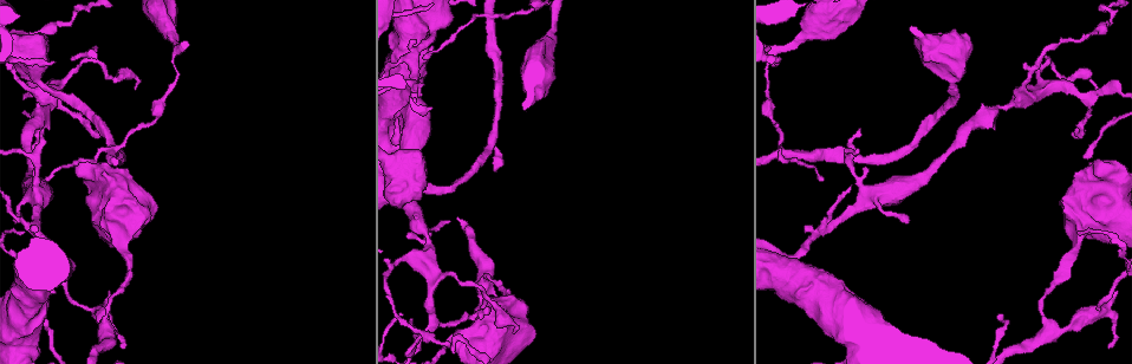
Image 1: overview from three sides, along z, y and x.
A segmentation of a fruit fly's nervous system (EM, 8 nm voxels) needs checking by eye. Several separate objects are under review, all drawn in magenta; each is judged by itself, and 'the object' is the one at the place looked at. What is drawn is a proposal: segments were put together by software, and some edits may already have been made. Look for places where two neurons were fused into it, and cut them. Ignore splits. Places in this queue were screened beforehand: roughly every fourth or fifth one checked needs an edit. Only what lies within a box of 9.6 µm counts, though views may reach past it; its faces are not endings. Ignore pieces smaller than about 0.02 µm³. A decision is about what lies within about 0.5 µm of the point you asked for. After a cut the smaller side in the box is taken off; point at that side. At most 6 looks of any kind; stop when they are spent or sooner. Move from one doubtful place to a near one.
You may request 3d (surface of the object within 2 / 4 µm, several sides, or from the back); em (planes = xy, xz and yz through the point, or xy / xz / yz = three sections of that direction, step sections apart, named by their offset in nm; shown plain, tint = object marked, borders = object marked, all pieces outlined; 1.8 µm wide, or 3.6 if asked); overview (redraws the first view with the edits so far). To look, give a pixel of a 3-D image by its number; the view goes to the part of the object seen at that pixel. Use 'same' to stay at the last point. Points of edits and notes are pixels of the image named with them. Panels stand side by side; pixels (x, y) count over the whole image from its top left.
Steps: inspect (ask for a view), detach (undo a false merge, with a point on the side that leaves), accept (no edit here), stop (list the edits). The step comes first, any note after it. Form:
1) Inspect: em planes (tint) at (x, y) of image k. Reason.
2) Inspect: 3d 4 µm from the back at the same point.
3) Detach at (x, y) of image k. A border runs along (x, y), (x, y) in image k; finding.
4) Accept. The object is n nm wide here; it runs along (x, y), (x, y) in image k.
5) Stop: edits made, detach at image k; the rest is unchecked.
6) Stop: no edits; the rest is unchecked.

Inspect: 3d 4 µm at (825, 227) of image 1. Side arm on a straight run.

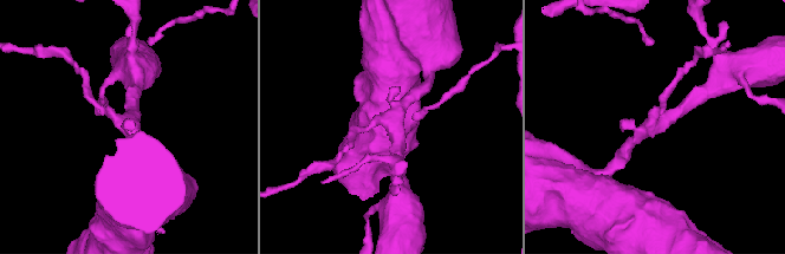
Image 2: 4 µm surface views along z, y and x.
Inspect: em planes (tint) at (653, 124) of image 2. 3 arms meet here; now the EM.

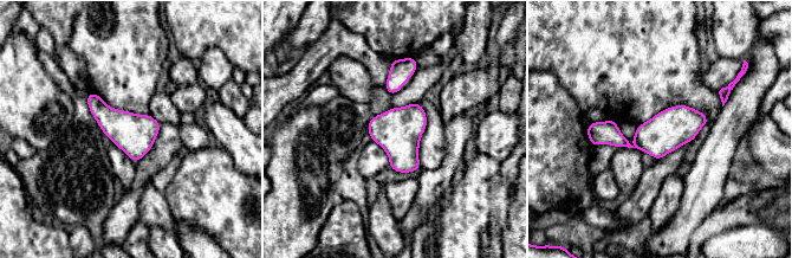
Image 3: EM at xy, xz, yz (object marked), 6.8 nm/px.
Accept. The object is 280 nm wide here; it runs along (705, 121), (637, 146), (590, 129) in image 3; one neuron here.

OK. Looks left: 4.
Inspect: em planes (plain) at (951, 149) of image 1.

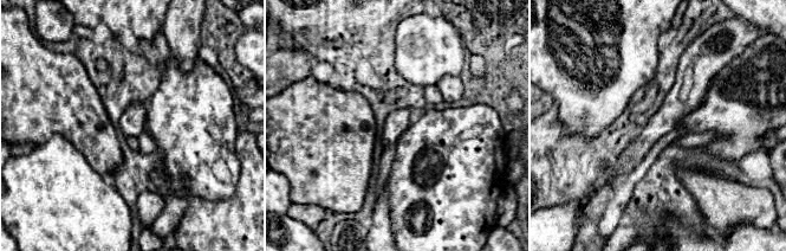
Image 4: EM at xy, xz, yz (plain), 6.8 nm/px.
Inspect: em planes (tint) at the same point. With the object marked.

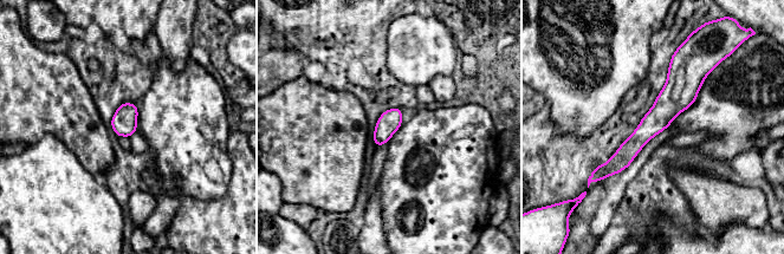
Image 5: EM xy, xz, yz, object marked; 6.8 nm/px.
Accept. It runs along (679, 58), (679, 93), (604, 174) in image 5; all the same neuron.

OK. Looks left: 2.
Stop: no edits; the rest is unchecked.

